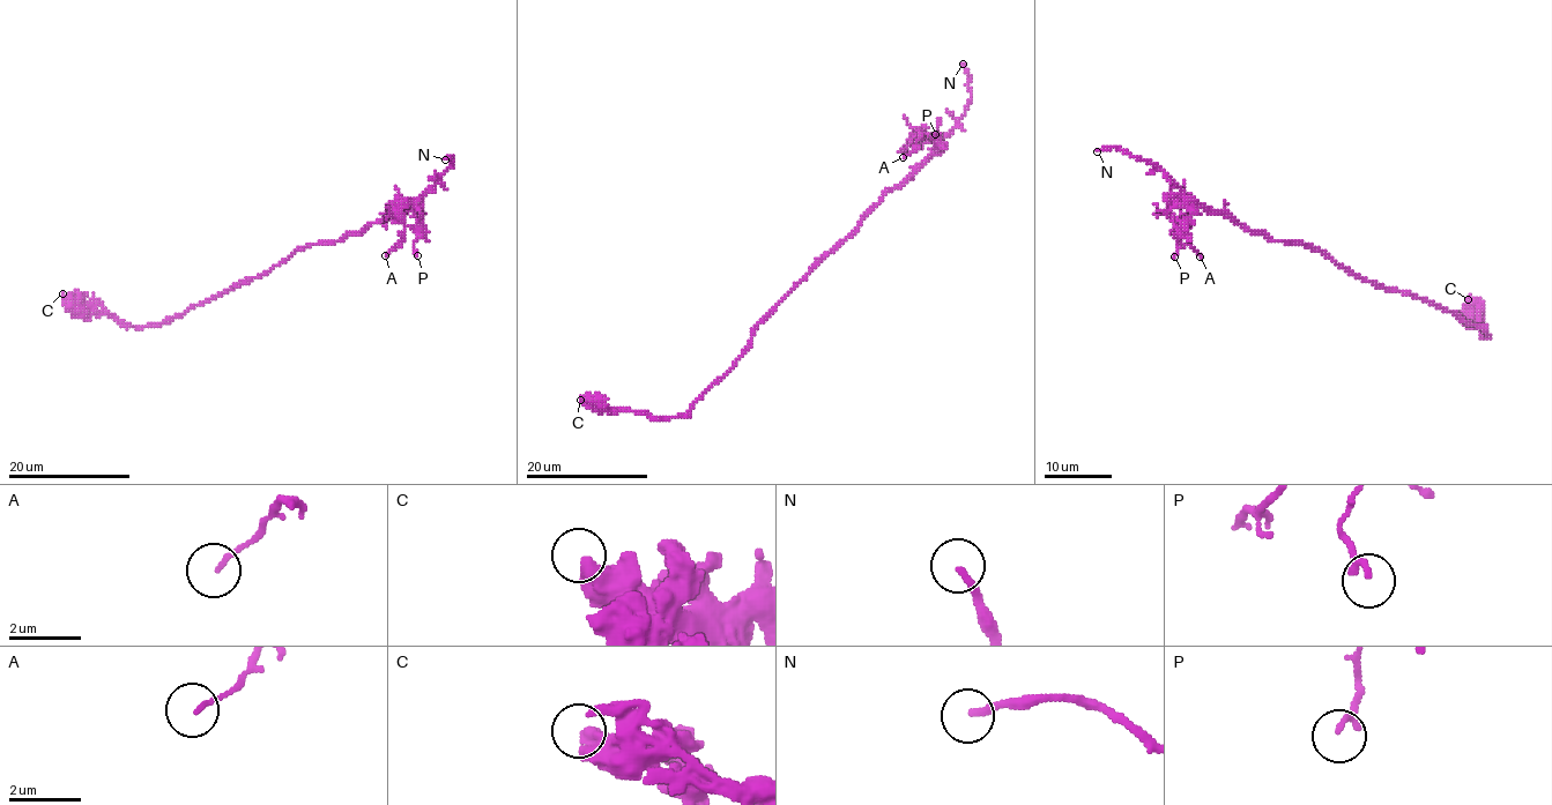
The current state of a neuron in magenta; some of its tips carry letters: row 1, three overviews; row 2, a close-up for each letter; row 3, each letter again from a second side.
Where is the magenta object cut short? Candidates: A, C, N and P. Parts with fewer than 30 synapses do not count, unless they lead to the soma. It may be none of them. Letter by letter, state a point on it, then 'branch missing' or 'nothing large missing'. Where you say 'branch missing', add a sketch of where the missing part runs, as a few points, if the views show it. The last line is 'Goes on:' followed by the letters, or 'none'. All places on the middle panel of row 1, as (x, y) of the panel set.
A: (903, 157) | nothing large missing
C: (580, 400) | nothing large missing
N: (963, 64) | branch missing
P: (935, 134) | nothing large missing
Goes on: N

